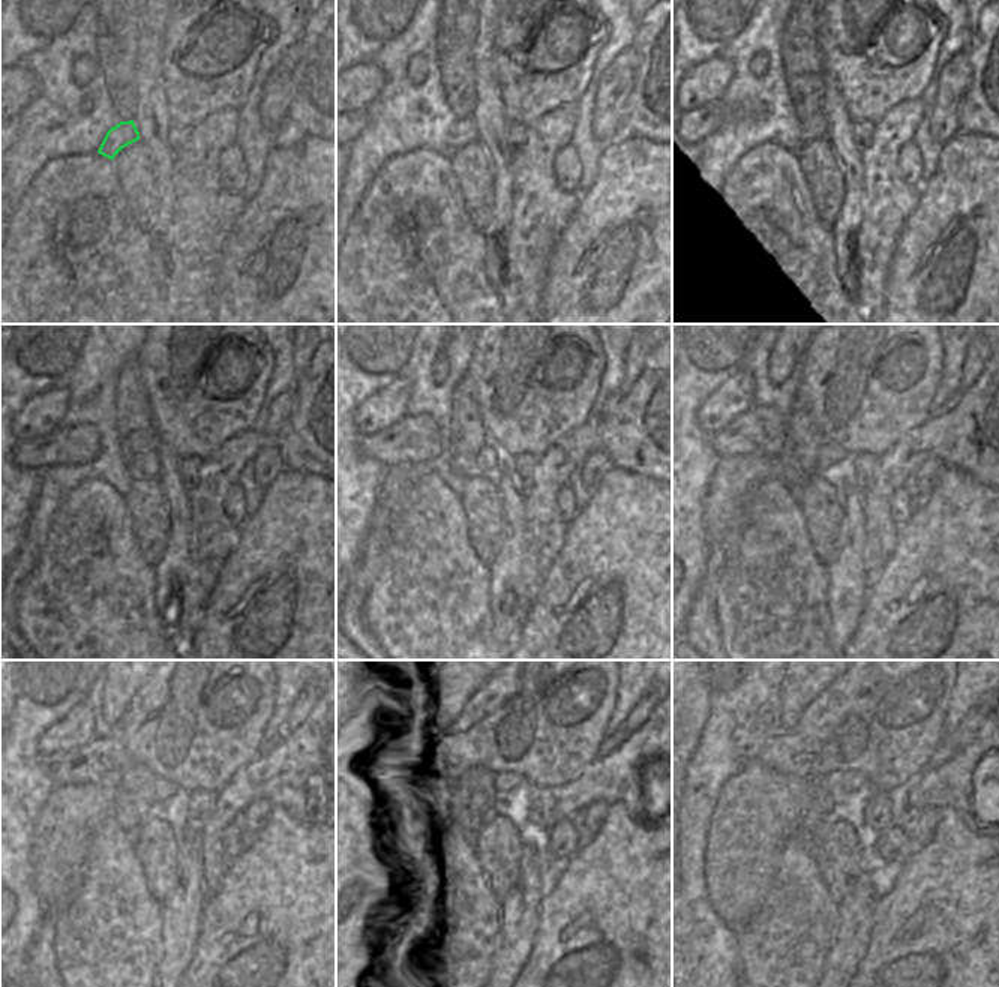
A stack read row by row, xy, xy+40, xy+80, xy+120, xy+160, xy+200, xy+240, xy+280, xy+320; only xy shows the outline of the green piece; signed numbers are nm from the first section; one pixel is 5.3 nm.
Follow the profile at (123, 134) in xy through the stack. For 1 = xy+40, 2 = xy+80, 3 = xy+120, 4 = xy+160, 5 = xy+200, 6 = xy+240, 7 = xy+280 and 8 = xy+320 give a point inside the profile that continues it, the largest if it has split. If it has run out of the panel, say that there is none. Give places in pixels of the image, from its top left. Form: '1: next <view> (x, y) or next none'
1: next xy+40 (462, 131)
2: next xy+80 (815, 128)
3: next xy+120 (147, 465)
4: next xy+160 (486, 462)
5: next xy+200 (834, 465)
6: next xy+240 (170, 804)
7: next xy+280 (512, 791)
8: next xy+320 (849, 792)

